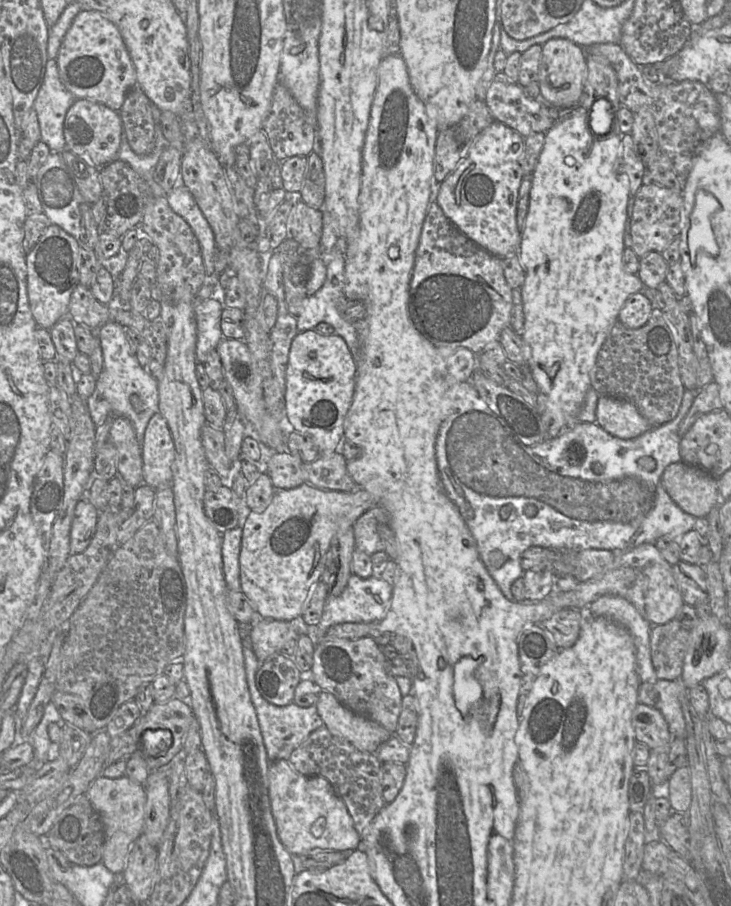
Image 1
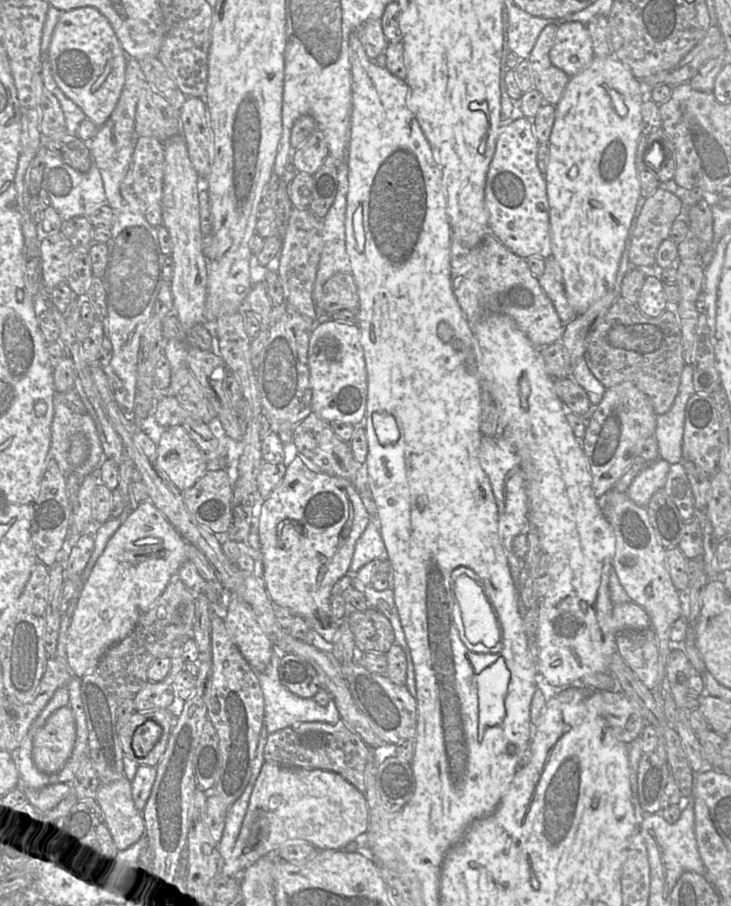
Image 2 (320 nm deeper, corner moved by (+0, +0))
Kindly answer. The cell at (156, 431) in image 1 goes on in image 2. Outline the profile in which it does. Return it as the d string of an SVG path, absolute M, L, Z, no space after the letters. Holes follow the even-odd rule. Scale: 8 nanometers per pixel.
M180 426L167 427L159 435L157 465L181 492L208 471L204 454Z

